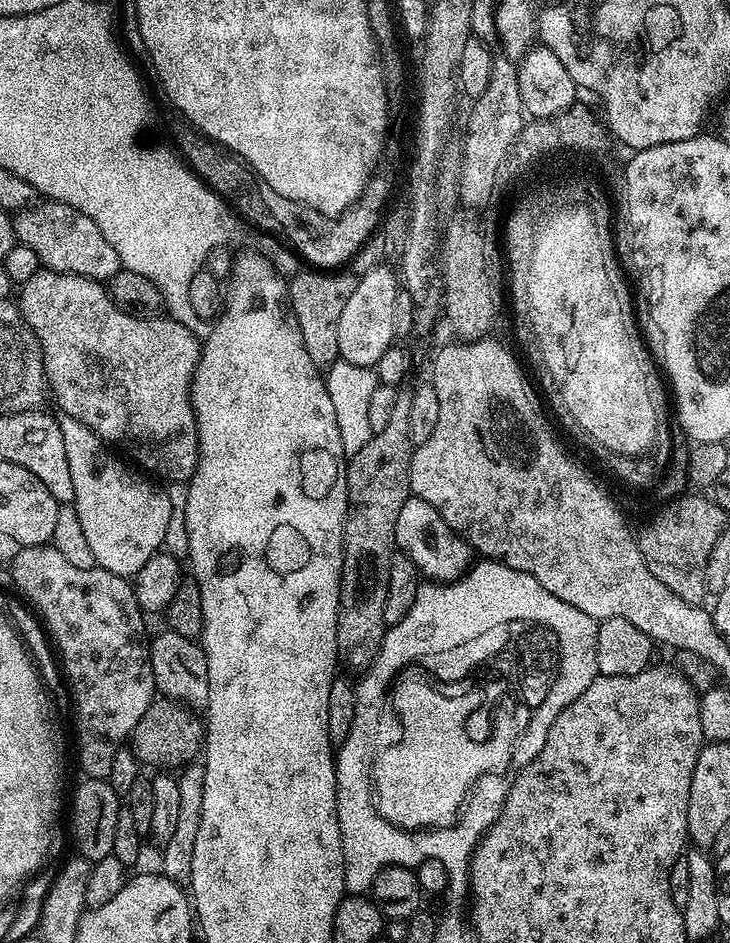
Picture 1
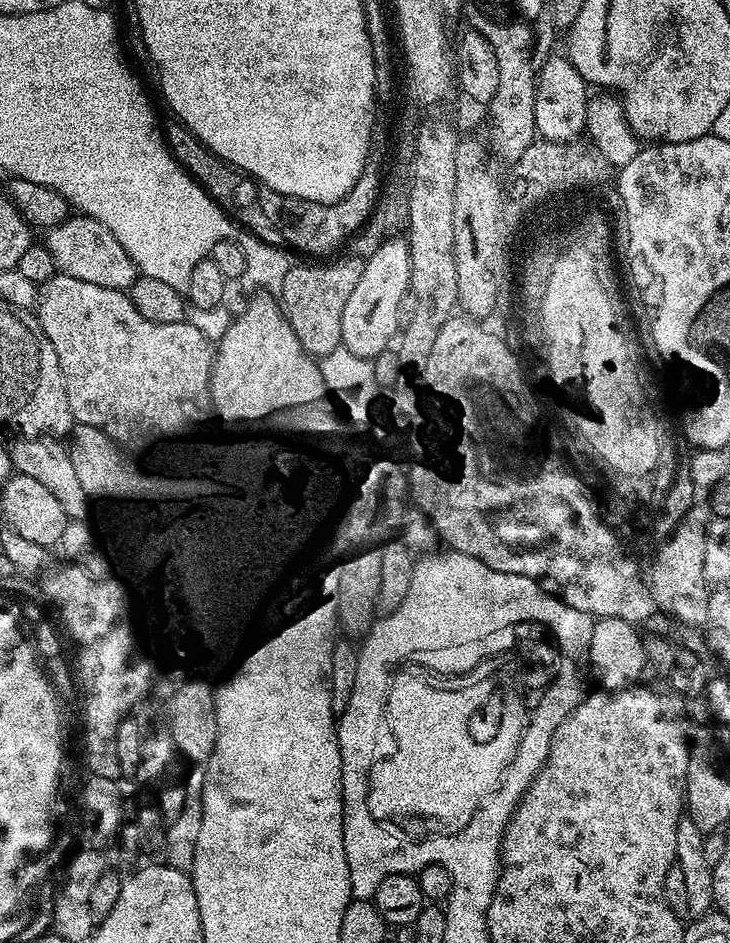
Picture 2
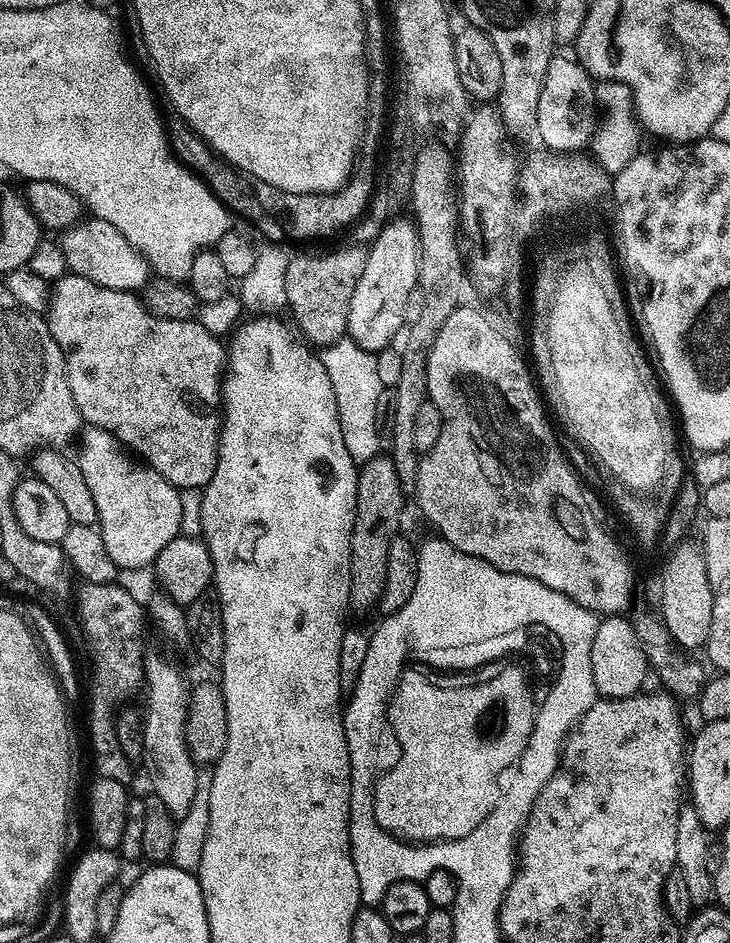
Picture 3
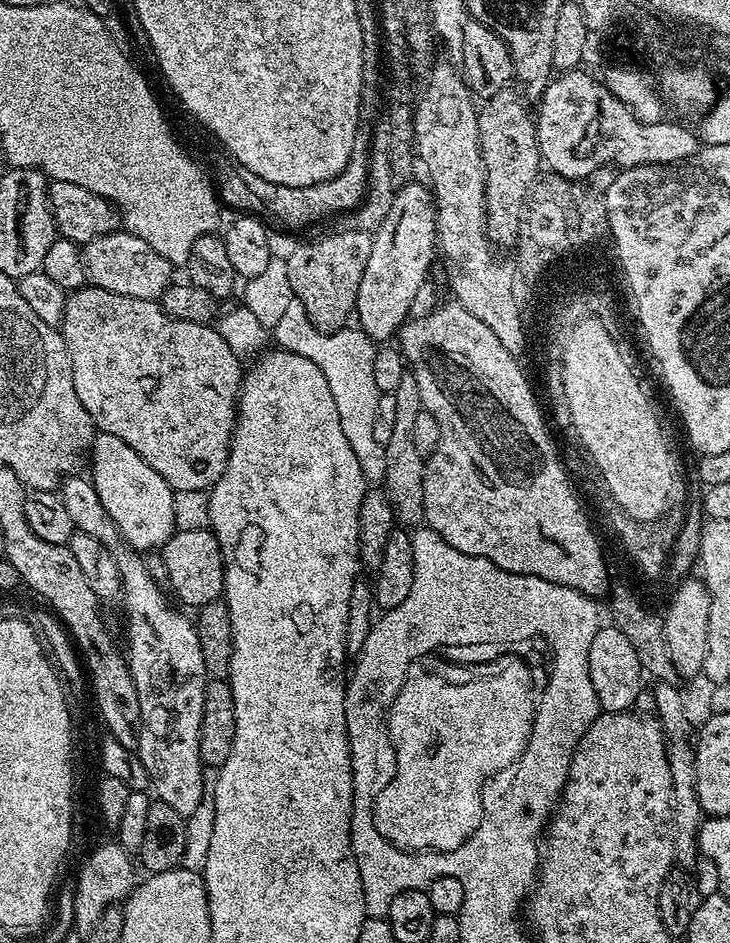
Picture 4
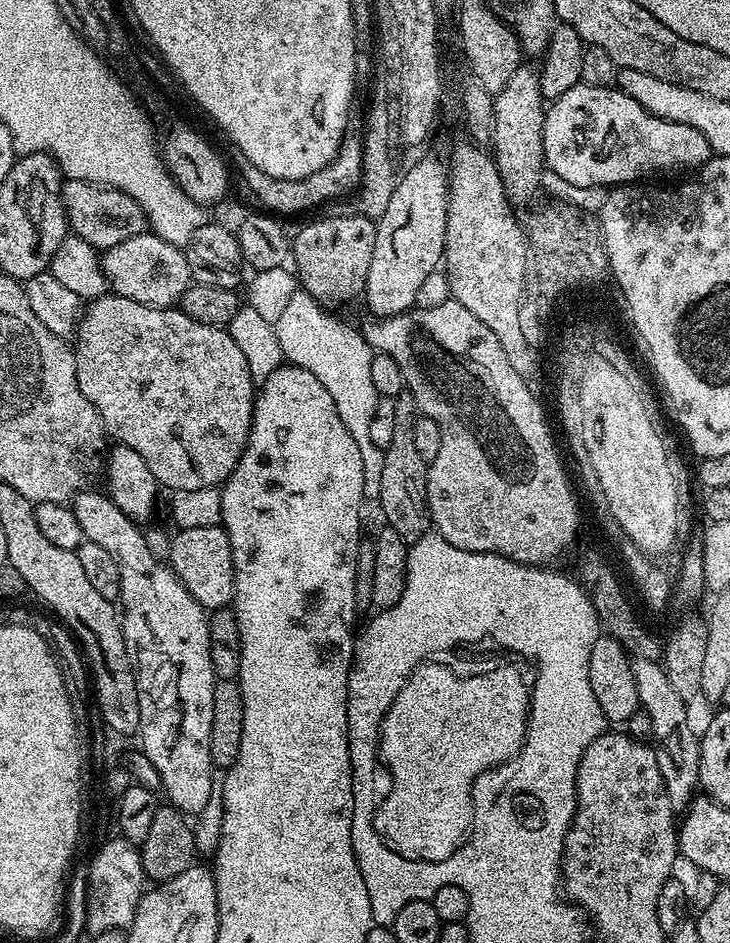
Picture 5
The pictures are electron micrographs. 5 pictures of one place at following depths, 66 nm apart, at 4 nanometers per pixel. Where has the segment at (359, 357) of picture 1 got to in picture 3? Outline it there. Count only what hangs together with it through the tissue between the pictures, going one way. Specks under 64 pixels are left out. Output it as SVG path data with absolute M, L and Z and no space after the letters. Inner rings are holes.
M390 219L370 244L366 270L362 270L358 286L354 286L354 298L350 298L348 315L347 335L358 346L362 346L362 350L381 352L395 341L392 339L396 335L401 335L405 327L403 315L406 301L409 300L410 292L416 288L419 257L420 234L411 219Z

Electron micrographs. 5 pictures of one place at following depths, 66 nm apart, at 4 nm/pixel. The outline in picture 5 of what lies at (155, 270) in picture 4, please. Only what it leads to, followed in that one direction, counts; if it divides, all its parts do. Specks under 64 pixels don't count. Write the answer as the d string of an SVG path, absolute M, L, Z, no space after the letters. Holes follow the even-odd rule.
M145 230L118 246L103 253L104 277L115 295L142 302L142 306L171 308L179 305L184 291L193 283L192 271L188 265L185 249L178 244L166 242L151 230Z

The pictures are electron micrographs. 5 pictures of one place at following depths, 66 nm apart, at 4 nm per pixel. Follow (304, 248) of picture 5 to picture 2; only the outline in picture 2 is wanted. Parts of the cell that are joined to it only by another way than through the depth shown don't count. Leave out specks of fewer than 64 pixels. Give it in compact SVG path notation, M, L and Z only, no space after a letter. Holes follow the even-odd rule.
M346 256L345 260L293 263L278 293L278 303L284 317L290 322L294 334L298 334L302 350L309 352L313 358L322 358L341 347L342 310L346 310L346 302L354 286L358 286L358 278L362 278L364 269L364 260L359 256ZM328 262L329 264L324 264Z

